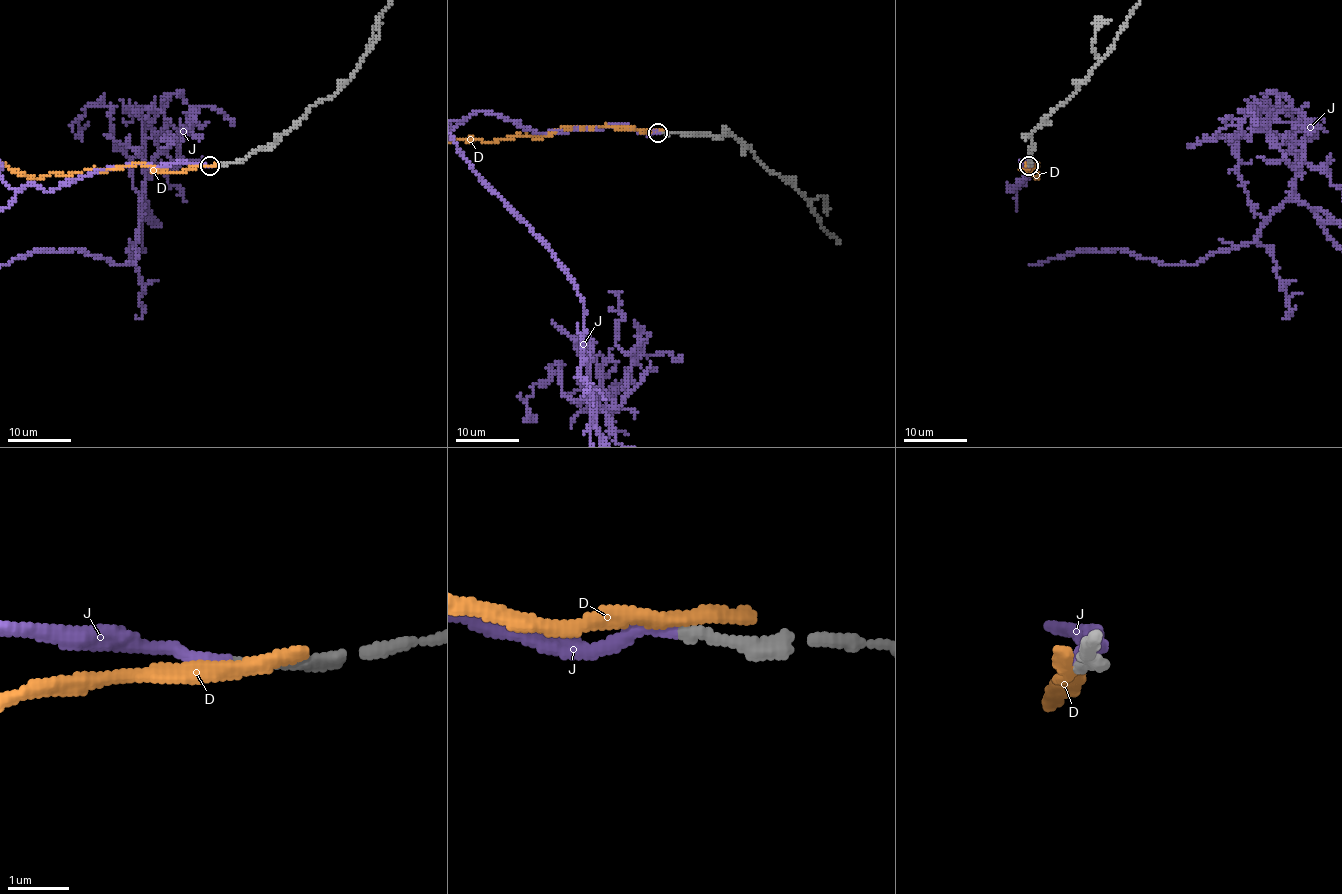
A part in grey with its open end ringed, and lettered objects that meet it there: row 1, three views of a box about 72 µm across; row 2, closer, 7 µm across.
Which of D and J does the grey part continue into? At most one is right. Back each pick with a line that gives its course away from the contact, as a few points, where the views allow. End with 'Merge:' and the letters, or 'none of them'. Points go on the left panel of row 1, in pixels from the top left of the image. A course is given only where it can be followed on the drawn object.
Merge: J

